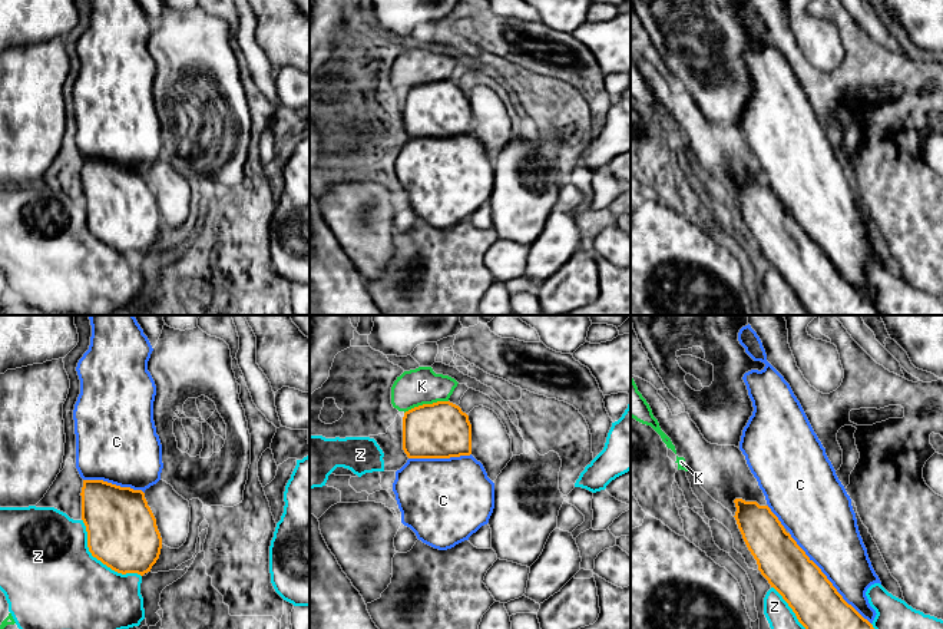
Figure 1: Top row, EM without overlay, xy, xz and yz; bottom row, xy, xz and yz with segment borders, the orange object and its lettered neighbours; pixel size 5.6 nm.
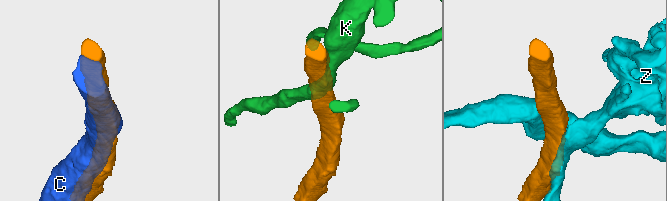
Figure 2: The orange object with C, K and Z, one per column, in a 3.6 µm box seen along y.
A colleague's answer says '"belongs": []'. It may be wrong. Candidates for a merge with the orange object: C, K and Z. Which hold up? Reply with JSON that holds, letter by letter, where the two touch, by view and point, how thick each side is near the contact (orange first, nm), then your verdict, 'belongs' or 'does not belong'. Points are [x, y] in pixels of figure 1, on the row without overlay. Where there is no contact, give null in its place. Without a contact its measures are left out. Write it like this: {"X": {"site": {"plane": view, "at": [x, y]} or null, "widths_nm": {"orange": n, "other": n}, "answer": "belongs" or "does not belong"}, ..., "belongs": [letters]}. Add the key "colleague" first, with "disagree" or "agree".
{"colleague": "disagree", "C": {"site": {"plane": "yz", "at": [827, 258]}, "widths_nm": {"orange": 280, "other": 340}, "answer": "belongs"}, "K": {"site": {"plane": "xz", "at": [426, 83]}, "widths_nm": {"orange": 320, "other": 200}, "answer": "does not belong"}, "Z": {"site": {"plane": "xy", "at": [99, 238]}, "widths_nm": {"orange": 400, "other": 480}, "answer": "does not belong"}, "belongs": ["C"]}

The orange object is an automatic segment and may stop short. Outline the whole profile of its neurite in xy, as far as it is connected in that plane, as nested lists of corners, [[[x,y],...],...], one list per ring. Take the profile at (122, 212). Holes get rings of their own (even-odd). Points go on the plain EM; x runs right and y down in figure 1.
[[[90,0],[90,4],[89,29],[76,46],[80,73],[73,89],[87,226],[112,249],[143,255],[162,228],[156,198],[145,178],[145,169],[161,159],[163,148],[162,123],[153,100],[156,64],[148,50],[153,27],[138,0]]]

